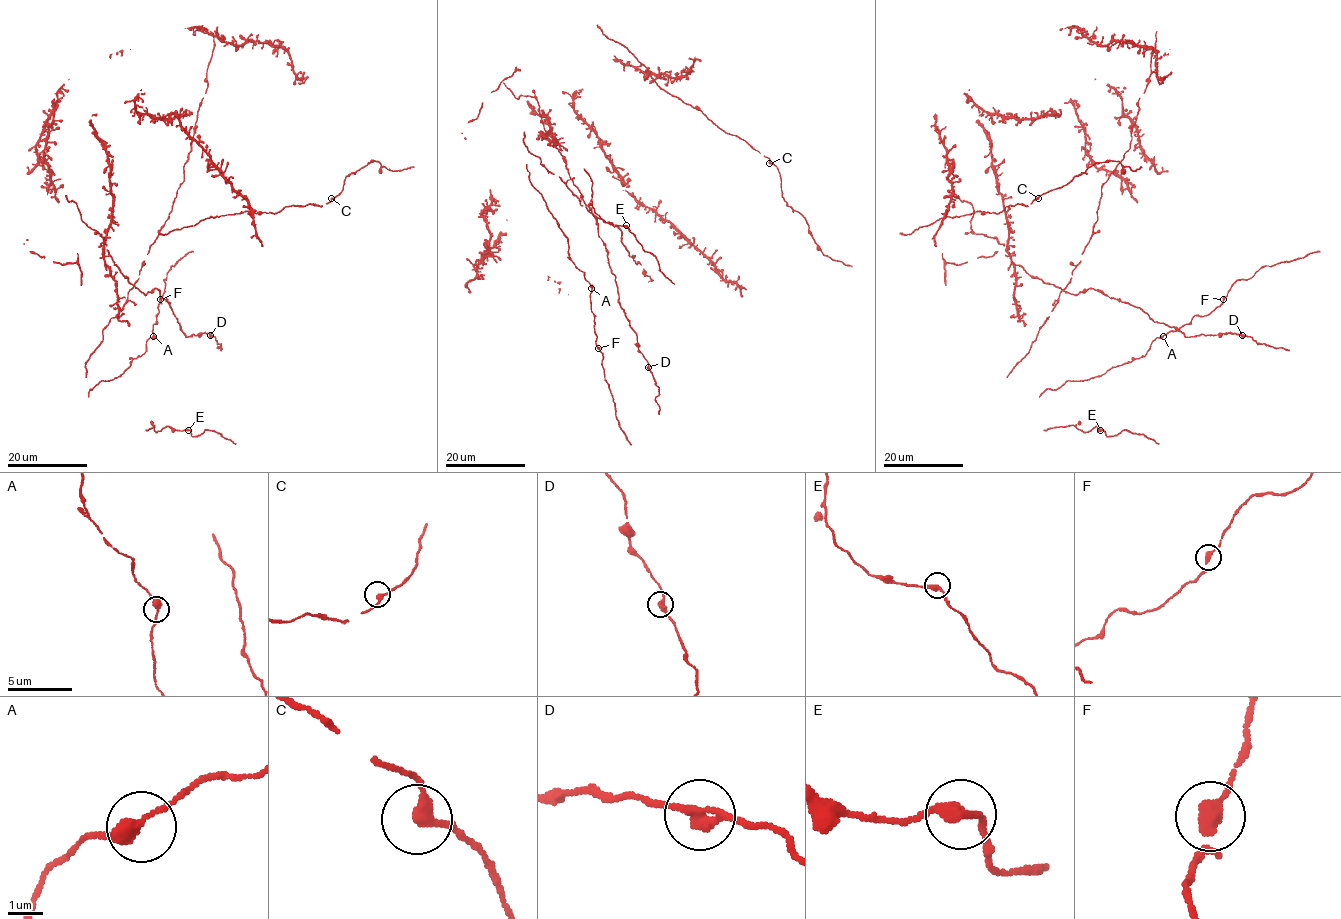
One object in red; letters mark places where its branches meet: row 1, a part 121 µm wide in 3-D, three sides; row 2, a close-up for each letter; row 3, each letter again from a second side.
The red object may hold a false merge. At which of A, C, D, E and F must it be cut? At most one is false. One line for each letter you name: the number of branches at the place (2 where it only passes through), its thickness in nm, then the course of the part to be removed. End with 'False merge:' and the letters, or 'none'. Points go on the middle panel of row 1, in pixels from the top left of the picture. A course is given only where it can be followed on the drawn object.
False merge: none

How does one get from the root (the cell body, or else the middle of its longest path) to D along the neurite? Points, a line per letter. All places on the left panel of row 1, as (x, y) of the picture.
D: (110, 180), (113, 207), (104, 254), (143, 294), (158, 290), (186, 336), (203, 332), (210, 335)

